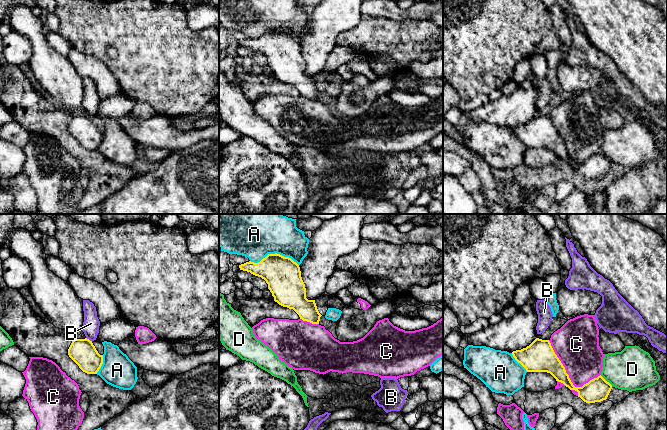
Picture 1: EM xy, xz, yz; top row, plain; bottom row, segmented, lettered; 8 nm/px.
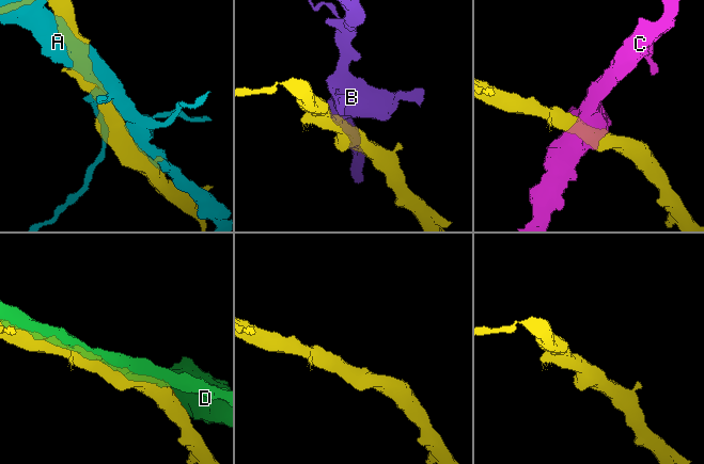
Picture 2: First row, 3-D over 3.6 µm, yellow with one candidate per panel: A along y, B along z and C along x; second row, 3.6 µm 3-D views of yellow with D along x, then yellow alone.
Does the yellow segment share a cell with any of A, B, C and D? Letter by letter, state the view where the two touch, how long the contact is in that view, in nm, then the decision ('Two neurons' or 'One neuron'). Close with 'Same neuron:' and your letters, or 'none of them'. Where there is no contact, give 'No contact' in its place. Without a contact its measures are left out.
A: Touches yellow in xz. Shared border 400 nm. Two neurons
B: Touches yellow in xy. Shared border 60 nm. Two neurons
C: Touches yellow in yz. Shared border 500 nm. Two neurons
D: Touches yellow in yz. Shared border 140 nm. Two neurons
Same neuron: none of them

